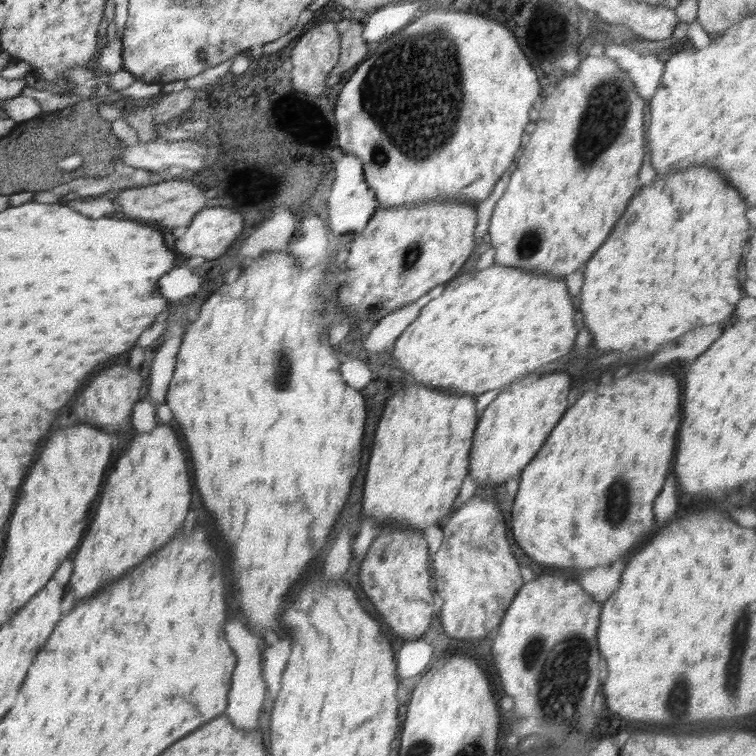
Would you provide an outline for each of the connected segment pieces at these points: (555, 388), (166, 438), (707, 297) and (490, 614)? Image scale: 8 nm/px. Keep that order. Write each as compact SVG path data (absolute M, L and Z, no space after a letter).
M550 371L530 385L519 385L512 382L486 407L479 417L472 441L469 456L469 475L478 486L492 486L504 484L509 478L519 478L523 468L538 454L542 444L546 442L552 428L568 409L568 391L570 390L570 376L566 372Z
M158 426L156 430L152 430L150 436L135 435L132 442L124 448L122 456L116 462L116 468L106 480L96 518L90 524L73 559L74 568L65 587L66 592L74 596L74 604L86 600L84 596L96 594L96 590L104 590L108 582L122 578L128 570L132 570L137 564L144 562L144 558L170 542L170 538L182 528L182 522L190 508L190 476L186 462L188 458L176 438L176 432L170 426Z
M695 164L684 170L655 176L650 187L638 190L630 198L608 240L585 264L584 284L577 306L580 325L590 330L594 348L610 348L612 352L620 350L636 362L652 356L658 346L676 342L682 334L692 332L698 326L720 322L734 312L742 298L736 280L738 260L744 246L749 244L751 228L746 218L748 203L742 202L740 191L730 186L730 179L708 170L705 164Z
M476 493L465 503L458 502L443 533L441 547L432 560L435 592L443 602L440 622L450 638L467 644L486 638L499 626L524 580L510 550L506 522L496 498Z

